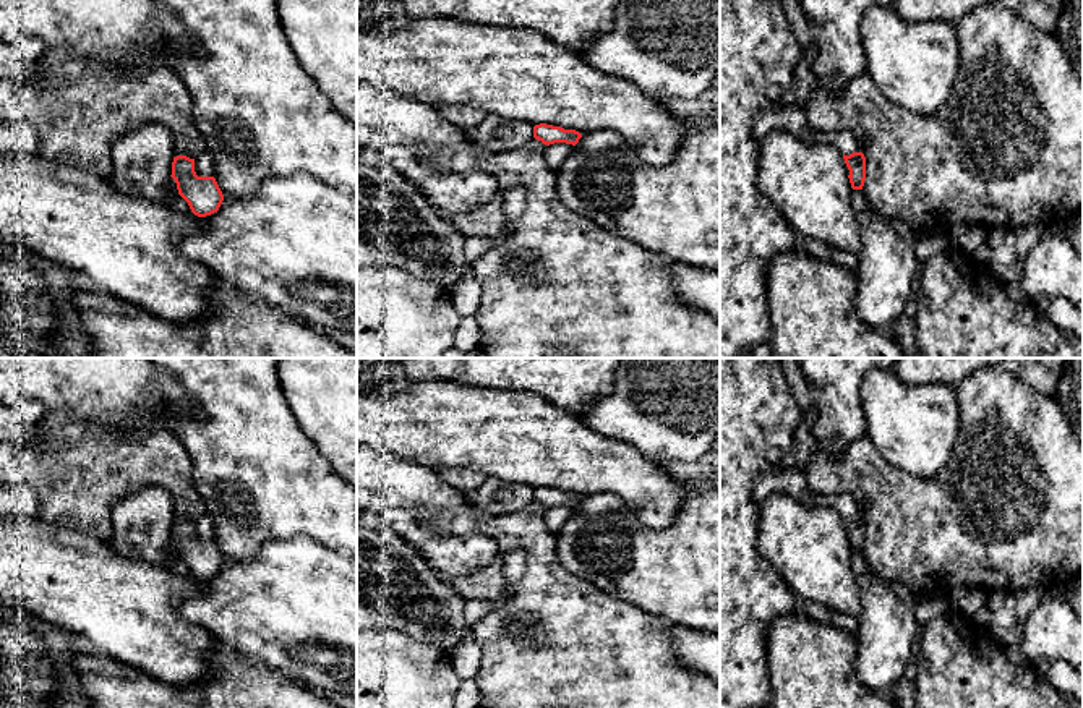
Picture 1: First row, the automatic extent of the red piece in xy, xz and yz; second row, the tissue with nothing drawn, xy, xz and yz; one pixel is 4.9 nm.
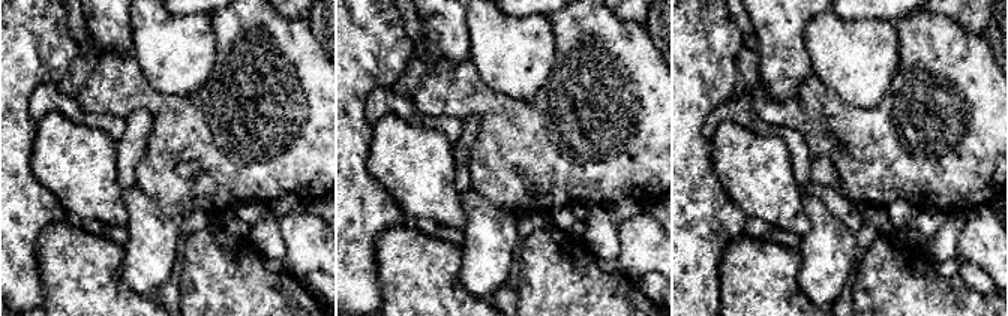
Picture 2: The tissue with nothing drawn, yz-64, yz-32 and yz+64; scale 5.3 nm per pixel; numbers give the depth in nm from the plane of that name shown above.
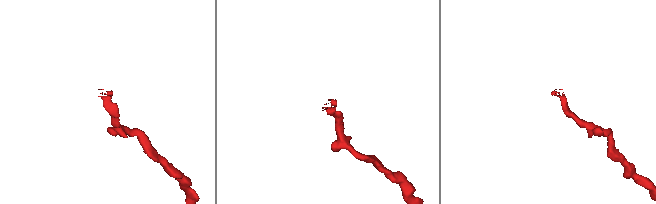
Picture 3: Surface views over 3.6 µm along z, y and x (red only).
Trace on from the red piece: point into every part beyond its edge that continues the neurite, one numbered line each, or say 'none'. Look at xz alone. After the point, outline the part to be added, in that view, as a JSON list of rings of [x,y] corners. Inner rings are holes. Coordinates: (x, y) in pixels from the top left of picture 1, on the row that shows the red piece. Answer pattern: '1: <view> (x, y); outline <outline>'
none

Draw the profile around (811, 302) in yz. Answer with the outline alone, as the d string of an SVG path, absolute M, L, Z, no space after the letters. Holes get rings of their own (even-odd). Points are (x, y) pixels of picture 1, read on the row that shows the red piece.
M801 246L775 254L767 271L772 358L905 358L888 331L866 324L856 308L858 275L815 259Z

